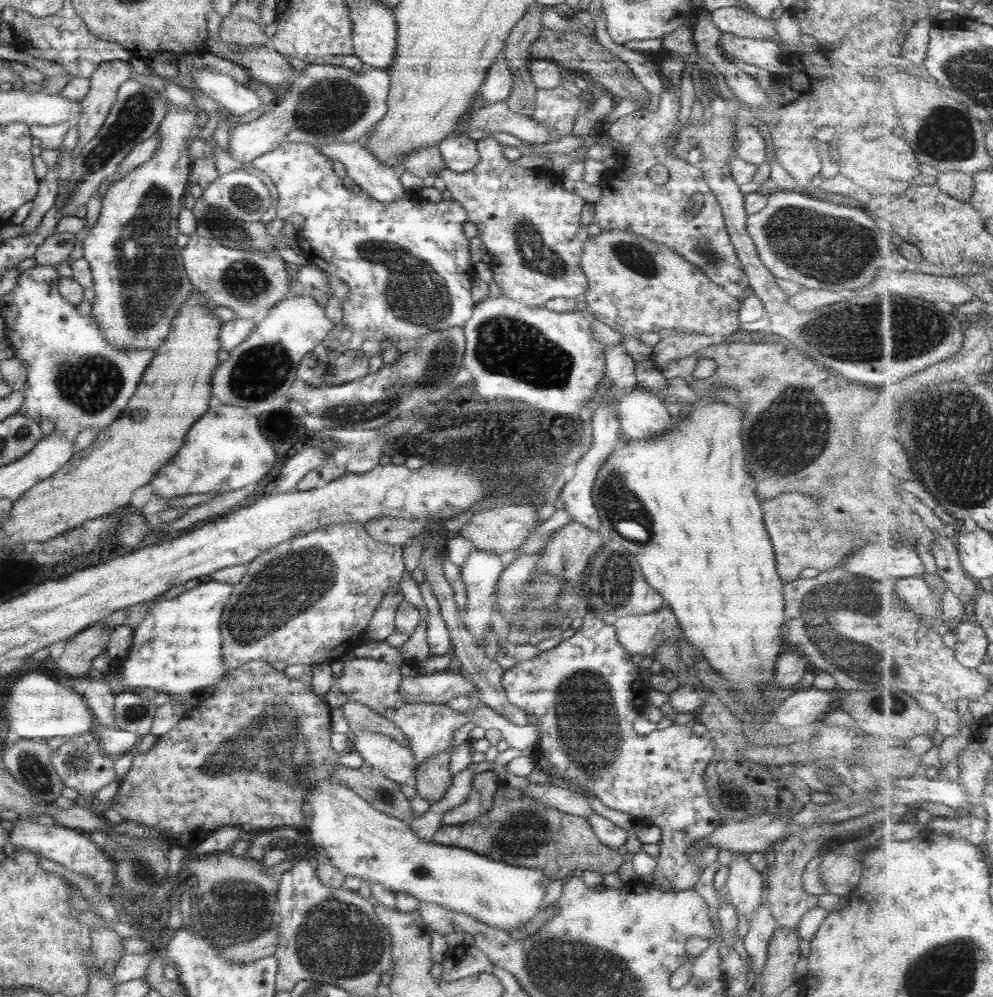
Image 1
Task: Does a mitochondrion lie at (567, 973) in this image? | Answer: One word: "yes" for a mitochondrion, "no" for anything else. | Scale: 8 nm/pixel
yes

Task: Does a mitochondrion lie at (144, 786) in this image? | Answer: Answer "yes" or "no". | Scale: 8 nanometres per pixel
no

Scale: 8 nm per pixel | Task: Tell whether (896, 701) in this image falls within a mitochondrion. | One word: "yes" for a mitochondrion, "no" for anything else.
yes

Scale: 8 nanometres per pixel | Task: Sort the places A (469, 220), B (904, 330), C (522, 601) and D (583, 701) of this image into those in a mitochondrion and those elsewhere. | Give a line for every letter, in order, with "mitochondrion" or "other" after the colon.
A: other
B: mitochondrion
C: mitochondrion
D: mitochondrion

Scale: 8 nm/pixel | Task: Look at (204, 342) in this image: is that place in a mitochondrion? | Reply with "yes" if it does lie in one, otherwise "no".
no

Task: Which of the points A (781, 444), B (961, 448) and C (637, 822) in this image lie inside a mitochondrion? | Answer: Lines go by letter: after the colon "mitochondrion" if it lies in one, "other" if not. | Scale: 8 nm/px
A: mitochondrion
B: mitochondrion
C: other

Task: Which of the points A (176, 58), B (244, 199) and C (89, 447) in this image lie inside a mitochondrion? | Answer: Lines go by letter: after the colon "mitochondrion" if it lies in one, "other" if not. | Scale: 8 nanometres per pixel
A: other
B: mitochondrion
C: other

